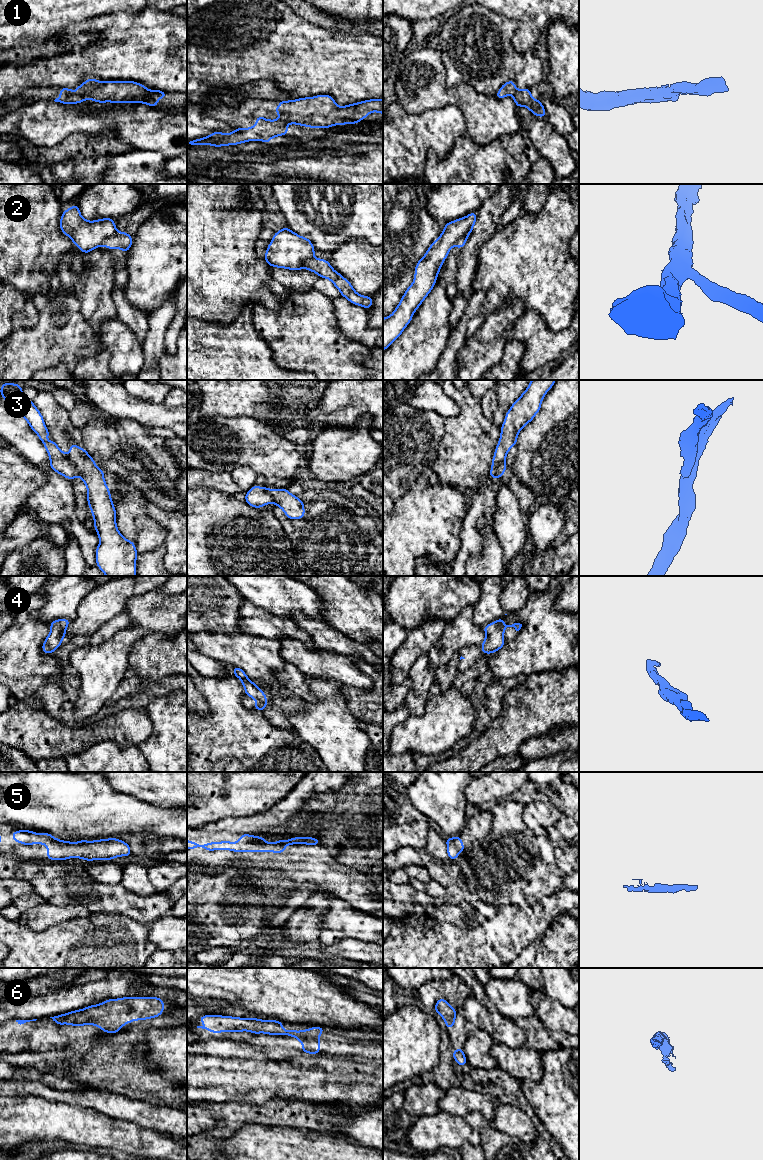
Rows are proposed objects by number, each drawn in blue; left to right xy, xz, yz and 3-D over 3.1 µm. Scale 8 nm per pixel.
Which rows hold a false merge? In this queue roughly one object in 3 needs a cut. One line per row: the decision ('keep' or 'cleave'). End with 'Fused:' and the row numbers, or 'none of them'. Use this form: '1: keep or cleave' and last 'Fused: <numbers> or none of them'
1: keep
2: cleave
3: cleave
4: keep
5: keep
6: keep
Fused: 2, 3

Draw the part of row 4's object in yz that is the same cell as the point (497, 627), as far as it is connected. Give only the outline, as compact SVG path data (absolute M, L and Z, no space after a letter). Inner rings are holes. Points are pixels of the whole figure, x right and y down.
M503 617L483 627L483 630L486 633L486 637L481 644L483 654L493 654L506 644L503 636L507 627L513 627L516 631L519 631L522 624L514 623L512 625L505 625Z

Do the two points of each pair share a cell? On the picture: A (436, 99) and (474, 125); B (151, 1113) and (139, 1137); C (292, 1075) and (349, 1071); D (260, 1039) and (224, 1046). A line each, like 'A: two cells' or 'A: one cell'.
A: one cell
B: two cells
C: one cell
D: two cells

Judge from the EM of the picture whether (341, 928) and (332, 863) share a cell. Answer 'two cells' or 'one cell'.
two cells

